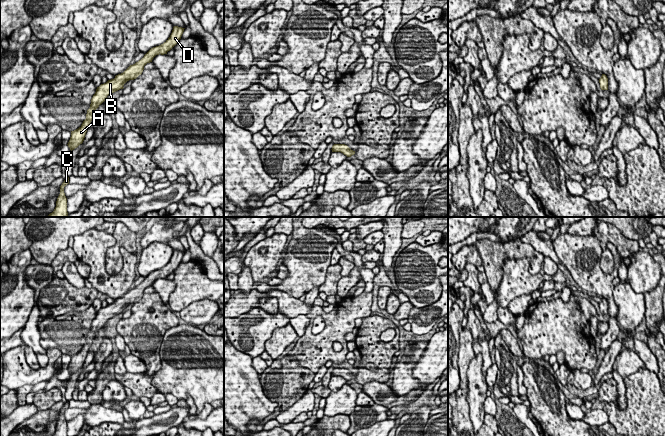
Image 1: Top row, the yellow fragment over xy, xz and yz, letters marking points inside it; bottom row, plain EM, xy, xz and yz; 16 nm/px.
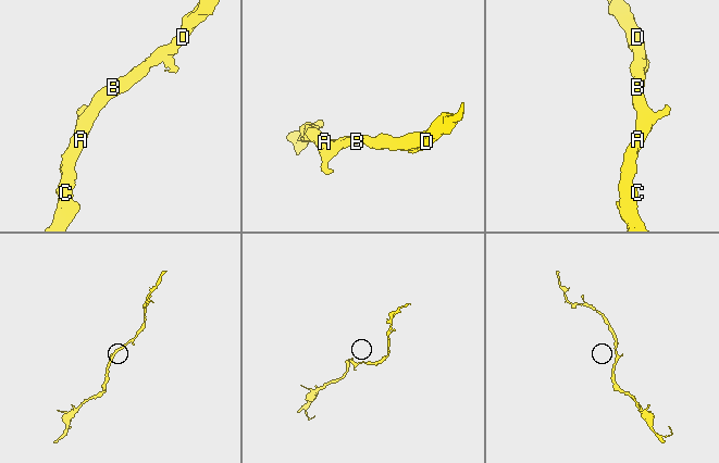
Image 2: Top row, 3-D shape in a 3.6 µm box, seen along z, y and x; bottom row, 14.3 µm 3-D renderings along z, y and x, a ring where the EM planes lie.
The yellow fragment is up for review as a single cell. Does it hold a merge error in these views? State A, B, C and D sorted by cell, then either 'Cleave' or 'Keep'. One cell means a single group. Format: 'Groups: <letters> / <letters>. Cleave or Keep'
Groups: A B C D. Keep

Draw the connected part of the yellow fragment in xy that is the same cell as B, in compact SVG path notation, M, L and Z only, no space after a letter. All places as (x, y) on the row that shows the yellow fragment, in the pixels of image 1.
M174 26L170 37L163 44L151 48L141 60L130 65L123 73L116 75L114 79L108 80L106 83L97 87L91 99L90 108L87 110L86 119L78 129L71 131L71 137L67 144L71 152L83 143L88 126L93 119L96 109L106 100L107 96L123 89L127 81L134 80L141 75L144 66L152 62L156 55L167 54L181 39L184 29L185 28Z

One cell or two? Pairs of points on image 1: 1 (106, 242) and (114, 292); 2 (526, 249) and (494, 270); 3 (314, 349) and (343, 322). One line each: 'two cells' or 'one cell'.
1: one cell
2: one cell
3: one cell

